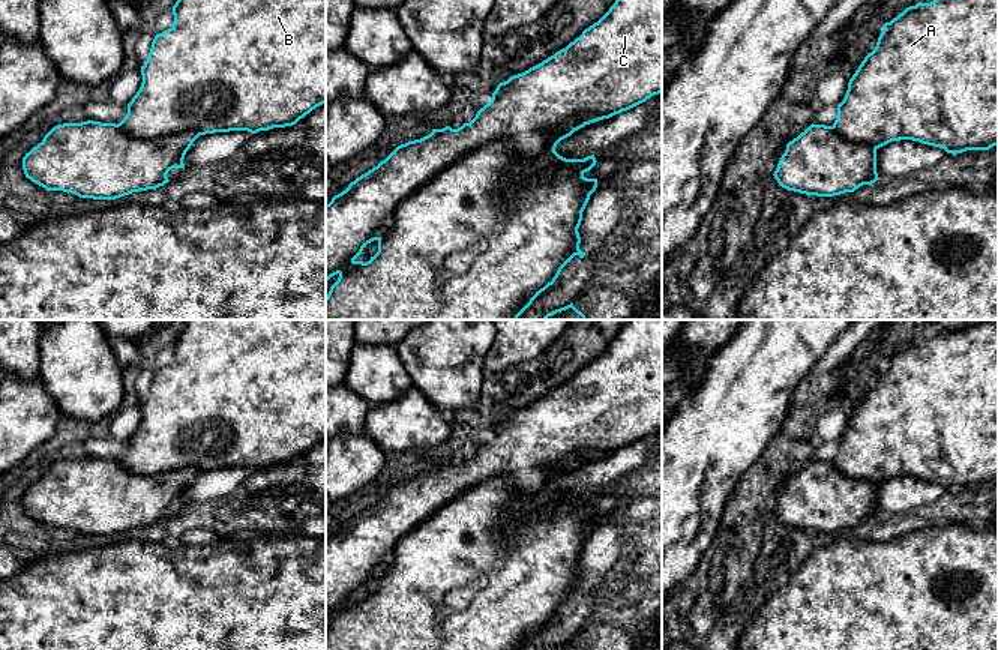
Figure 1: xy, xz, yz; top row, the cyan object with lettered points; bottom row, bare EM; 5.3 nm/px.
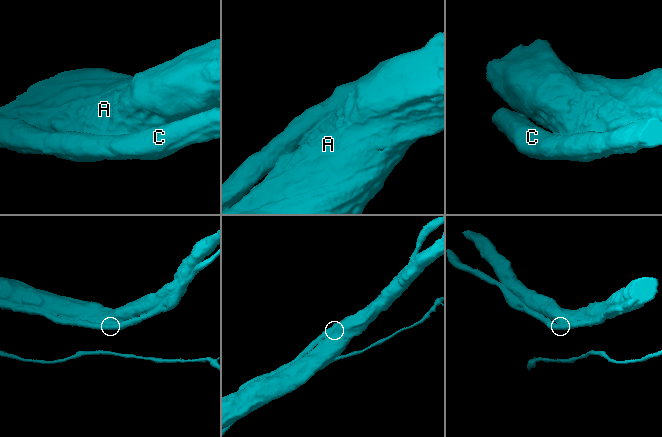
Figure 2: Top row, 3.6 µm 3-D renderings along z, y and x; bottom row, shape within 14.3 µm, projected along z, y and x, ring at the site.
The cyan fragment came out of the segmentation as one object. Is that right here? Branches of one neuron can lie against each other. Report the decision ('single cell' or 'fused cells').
single cell

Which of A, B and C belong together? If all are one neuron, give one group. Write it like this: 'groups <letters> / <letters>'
groups A B C

